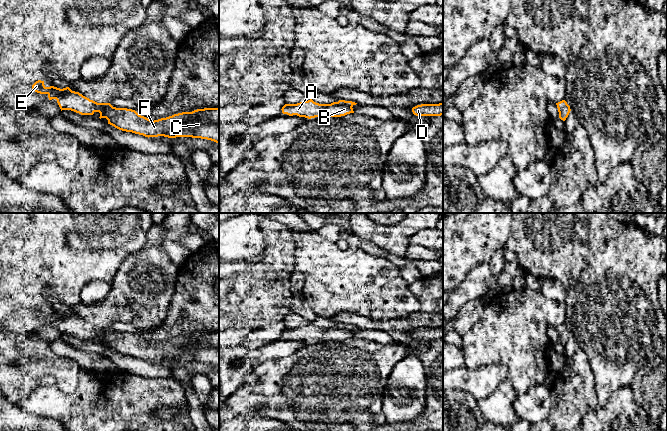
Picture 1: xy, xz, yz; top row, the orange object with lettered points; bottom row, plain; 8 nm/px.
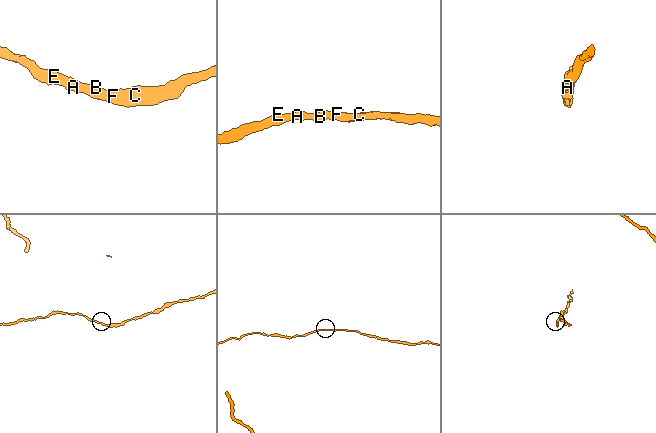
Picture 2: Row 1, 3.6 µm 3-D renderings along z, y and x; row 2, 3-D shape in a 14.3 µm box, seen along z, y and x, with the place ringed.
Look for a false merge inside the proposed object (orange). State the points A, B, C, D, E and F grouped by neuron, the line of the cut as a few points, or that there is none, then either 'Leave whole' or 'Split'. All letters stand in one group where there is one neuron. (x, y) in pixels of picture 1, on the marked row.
Groups: A B C D E F. No split. Leave whole

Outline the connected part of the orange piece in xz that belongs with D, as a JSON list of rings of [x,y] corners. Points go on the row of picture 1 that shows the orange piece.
[[[443,103],[439,104],[421,104],[412,108],[416,116],[441,116],[443,115]]]

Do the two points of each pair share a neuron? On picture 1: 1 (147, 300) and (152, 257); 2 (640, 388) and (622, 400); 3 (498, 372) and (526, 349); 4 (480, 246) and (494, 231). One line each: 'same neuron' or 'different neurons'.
1: same neuron
2: different neurons
3: different neurons
4: same neuron

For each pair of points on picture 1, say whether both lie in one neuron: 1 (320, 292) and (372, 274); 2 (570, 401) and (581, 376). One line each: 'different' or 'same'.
1: same
2: same

